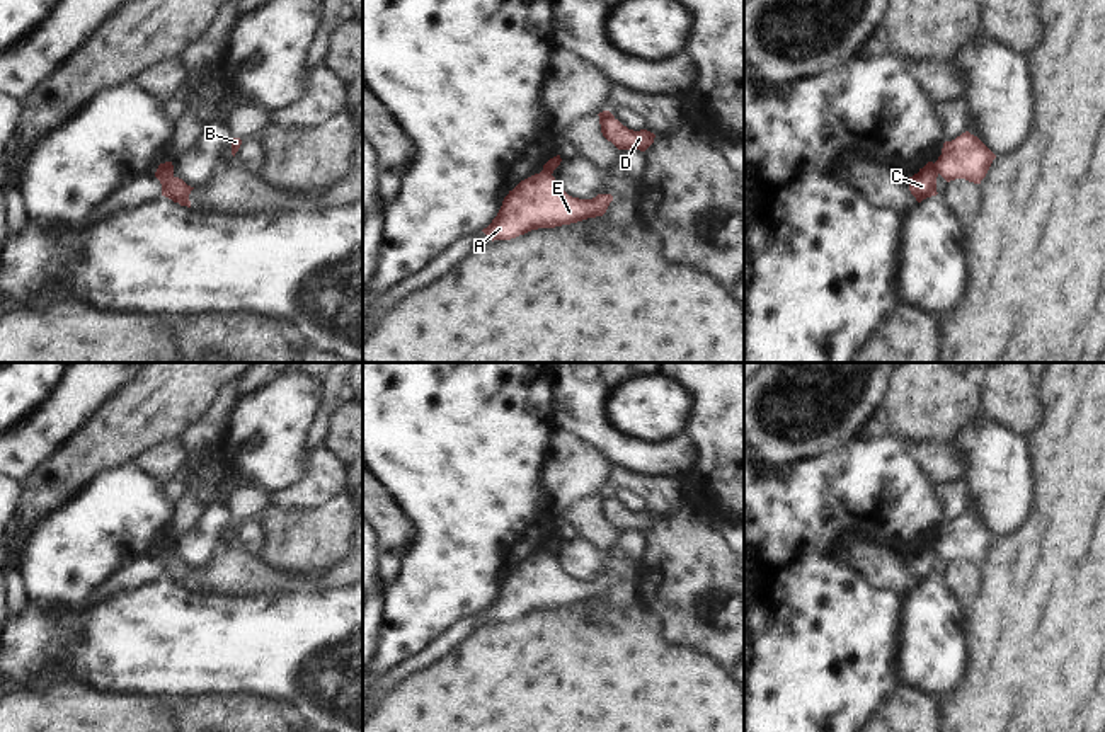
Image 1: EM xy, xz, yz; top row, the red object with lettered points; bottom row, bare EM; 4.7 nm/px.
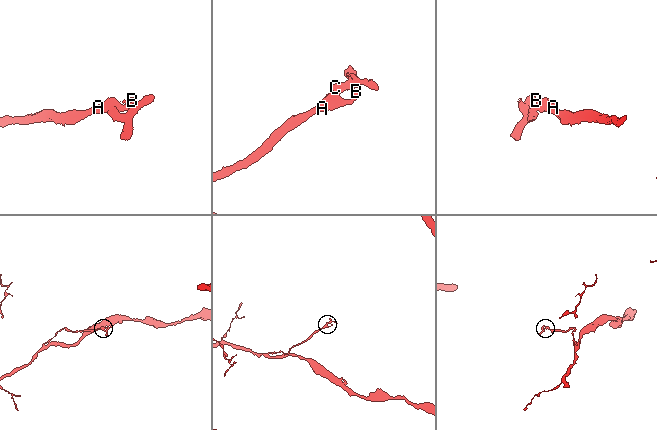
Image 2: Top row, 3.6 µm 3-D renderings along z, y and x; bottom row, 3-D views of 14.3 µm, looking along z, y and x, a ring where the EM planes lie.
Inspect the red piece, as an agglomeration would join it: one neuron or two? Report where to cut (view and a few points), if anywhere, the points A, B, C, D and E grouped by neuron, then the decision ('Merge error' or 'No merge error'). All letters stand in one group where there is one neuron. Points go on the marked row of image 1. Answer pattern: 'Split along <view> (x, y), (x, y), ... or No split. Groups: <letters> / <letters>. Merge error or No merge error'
Split along yz (933, 164), (938, 172). Groups: A B E / C D. Merge error.

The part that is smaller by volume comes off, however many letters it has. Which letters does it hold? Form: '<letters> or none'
C, D

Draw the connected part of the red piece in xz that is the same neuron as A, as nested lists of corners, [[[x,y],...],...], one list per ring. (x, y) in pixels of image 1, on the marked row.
[[[541,170],[509,191],[497,216],[482,232],[492,242],[511,240],[531,230],[603,216],[611,201],[611,194],[598,194],[593,199],[572,197],[552,174]]]

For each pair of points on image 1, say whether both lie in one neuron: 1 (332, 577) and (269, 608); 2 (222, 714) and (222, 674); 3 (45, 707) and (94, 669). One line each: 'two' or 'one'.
1: two
2: two
3: two

